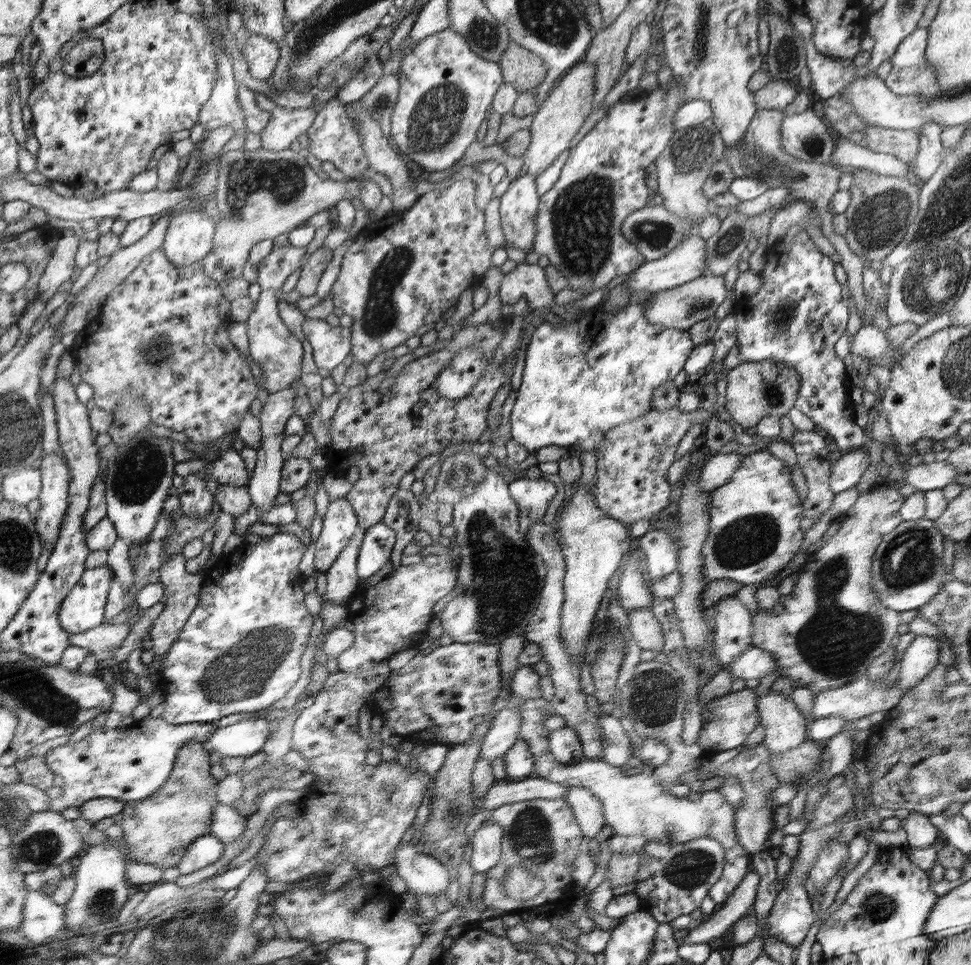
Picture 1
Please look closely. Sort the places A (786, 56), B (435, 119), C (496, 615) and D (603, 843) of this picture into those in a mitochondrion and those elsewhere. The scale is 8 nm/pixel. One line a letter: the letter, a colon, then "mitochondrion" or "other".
A: mitochondrion
B: mitochondrion
C: mitochondrion
D: other

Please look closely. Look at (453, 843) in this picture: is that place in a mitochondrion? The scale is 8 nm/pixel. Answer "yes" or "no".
yes

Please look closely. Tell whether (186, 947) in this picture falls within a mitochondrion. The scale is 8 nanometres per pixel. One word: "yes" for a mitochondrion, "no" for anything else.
yes

